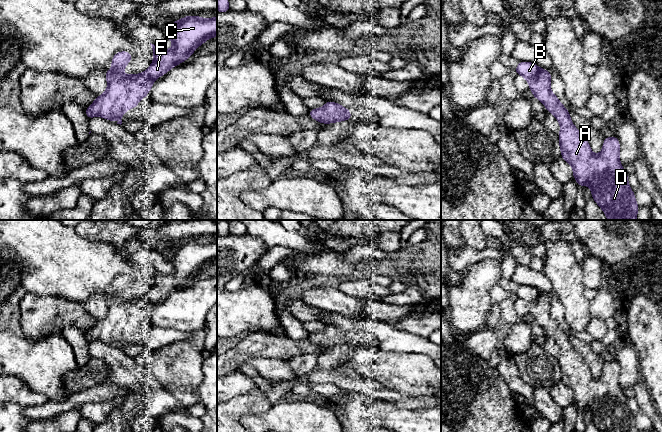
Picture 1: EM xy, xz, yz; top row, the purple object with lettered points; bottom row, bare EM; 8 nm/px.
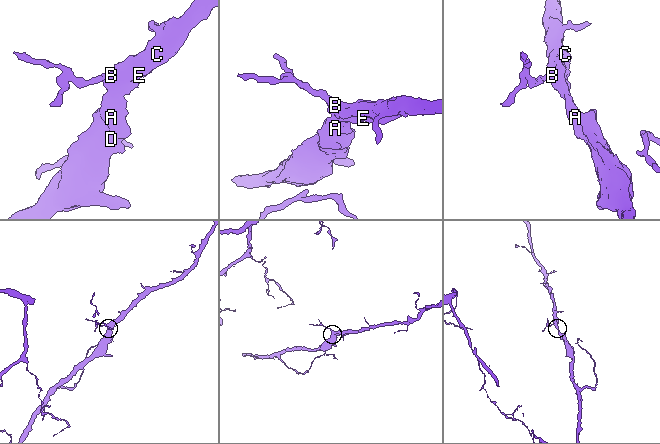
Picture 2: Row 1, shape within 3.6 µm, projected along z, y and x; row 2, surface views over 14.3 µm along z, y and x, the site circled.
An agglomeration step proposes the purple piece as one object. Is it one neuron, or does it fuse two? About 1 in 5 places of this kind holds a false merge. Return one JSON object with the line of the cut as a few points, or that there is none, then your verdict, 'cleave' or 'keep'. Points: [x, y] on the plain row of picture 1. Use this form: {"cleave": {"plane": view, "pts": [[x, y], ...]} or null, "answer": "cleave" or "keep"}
{"cleave": null, "answer": "keep"}

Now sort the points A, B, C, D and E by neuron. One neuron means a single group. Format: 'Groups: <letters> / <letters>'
Groups: A B C D E

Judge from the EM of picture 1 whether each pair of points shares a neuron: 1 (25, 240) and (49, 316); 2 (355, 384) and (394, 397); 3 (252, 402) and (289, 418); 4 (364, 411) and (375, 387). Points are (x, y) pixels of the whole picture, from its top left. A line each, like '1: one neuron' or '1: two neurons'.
1: two neurons
2: one neuron
3: two neurons
4: two neurons

